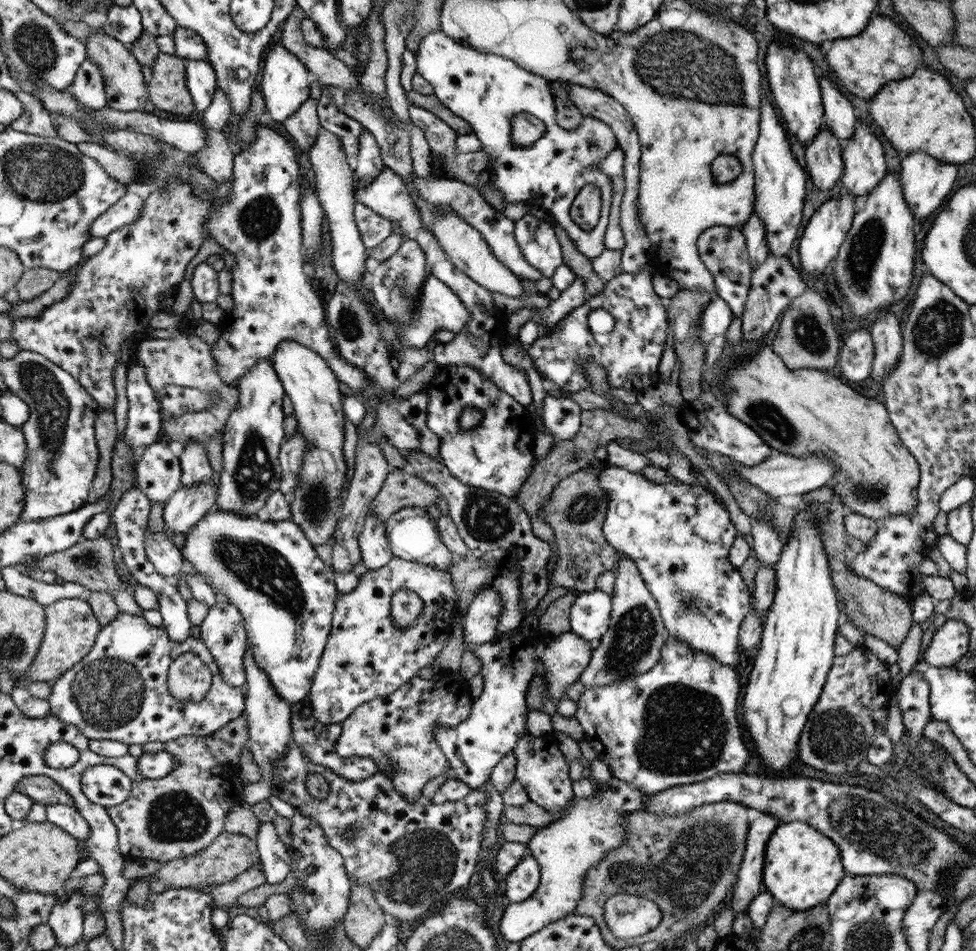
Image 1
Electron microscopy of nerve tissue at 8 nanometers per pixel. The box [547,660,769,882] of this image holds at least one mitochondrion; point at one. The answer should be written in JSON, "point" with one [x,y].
{"point":[684,730]}

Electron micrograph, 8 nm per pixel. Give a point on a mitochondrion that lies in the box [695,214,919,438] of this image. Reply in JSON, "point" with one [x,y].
{"point":[808,332]}

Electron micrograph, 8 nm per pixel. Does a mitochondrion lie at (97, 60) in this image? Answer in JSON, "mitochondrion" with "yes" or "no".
{"mitochondrion":"no"}

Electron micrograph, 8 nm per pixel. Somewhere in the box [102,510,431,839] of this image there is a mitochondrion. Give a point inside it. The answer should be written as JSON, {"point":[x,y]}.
{"point":[260,567]}

